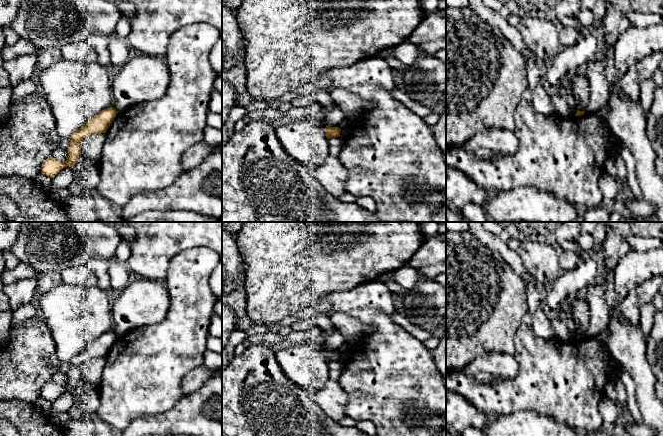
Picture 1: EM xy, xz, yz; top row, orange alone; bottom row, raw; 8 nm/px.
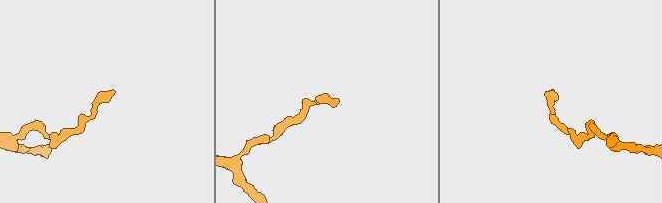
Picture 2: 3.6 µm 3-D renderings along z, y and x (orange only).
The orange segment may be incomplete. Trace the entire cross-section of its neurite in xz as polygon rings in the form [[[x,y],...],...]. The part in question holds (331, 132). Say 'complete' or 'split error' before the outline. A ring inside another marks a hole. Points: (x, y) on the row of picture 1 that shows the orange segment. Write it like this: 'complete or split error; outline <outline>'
complete; outline [[[326,126],[324,129],[326,136],[328,139],[333,138],[333,137],[340,137],[340,131],[341,129],[339,127],[330,127]]]

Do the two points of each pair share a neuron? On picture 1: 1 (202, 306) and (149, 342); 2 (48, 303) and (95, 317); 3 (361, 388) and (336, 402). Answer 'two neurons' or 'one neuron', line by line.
1: one neuron
2: one neuron
3: two neurons

